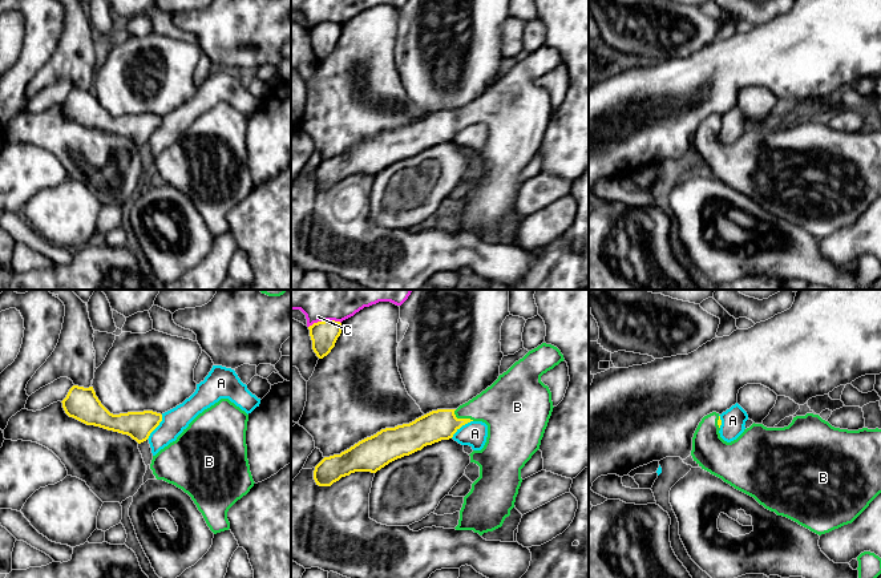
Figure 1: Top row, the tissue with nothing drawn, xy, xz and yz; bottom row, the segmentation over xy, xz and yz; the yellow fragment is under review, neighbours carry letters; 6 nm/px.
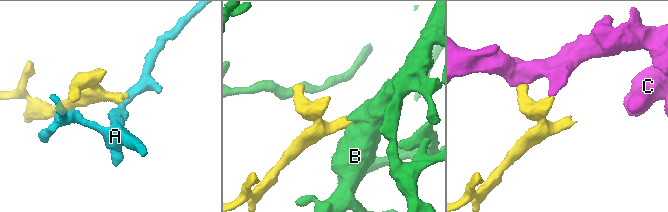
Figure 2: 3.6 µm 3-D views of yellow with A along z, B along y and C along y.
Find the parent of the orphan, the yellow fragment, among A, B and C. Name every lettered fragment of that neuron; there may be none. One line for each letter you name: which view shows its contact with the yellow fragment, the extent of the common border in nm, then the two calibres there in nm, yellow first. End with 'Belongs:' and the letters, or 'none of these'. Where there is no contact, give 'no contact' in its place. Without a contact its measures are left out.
B: contact in xz; length 140 nm; calibres 190 and 280 nm
Belongs: B

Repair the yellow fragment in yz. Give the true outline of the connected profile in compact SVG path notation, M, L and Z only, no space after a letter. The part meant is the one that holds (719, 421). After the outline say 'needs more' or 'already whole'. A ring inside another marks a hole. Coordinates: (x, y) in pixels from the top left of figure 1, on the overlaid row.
M712 412L702 419L694 437L691 456L704 470L735 489L753 497L765 509L787 517L821 535L852 524L881 493L881 429L848 431L832 427L819 415L793 417L784 428L752 424L734 441L720 437L722 420Z; needs more

